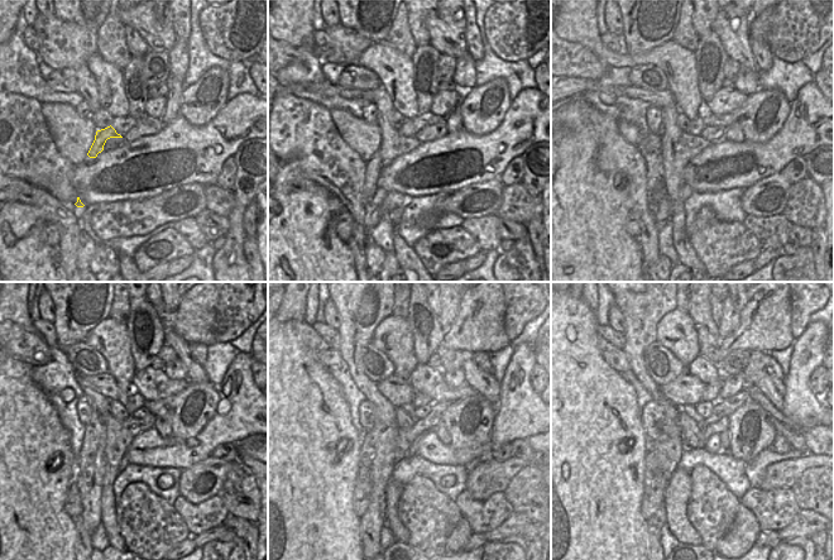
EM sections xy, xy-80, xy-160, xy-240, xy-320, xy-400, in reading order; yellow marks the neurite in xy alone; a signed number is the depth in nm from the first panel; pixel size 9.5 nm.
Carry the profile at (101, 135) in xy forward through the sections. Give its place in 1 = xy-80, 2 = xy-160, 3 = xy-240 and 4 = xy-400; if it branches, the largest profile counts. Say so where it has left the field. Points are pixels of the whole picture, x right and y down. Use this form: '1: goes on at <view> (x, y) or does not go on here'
1: goes on at xy-80 (373, 167)
2: goes on at xy-160 (696, 125)
3: goes on at xy-240 (134, 401)
4: goes on at xy-400 (712, 392)

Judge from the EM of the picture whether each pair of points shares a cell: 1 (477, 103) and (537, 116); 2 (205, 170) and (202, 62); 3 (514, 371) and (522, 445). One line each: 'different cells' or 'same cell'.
1: different cells
2: different cells
3: different cells

